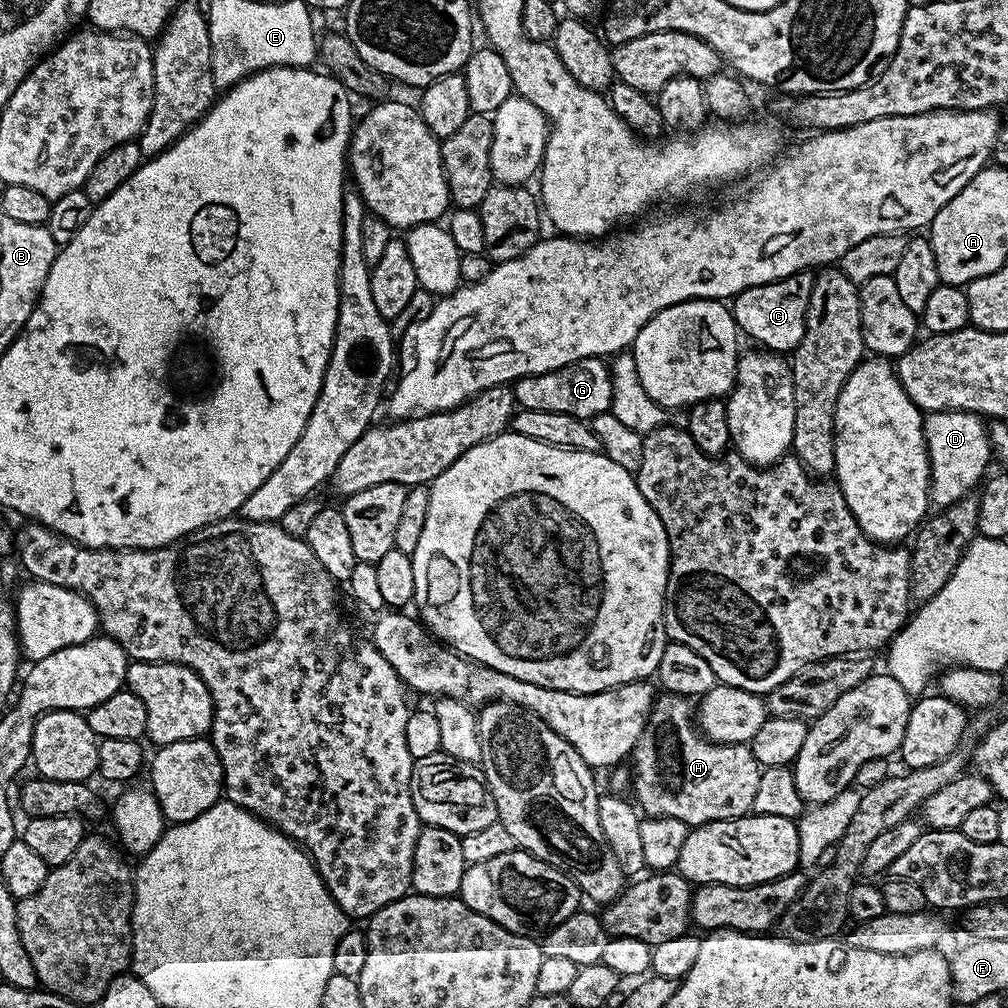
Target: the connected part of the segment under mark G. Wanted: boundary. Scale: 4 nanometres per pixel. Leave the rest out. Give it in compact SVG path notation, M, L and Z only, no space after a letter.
M591 356L577 364L568 364L553 372L543 372L537 376L523 376L515 381L517 405L523 411L537 412L550 410L558 414L574 414L581 418L591 418L609 411L612 406L612 374L609 365L601 357Z

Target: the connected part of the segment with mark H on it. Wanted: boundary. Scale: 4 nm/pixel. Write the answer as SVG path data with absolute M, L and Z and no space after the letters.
M671 694L655 697L648 725L642 730L630 757L631 763L636 763L630 784L633 789L636 787L635 803L639 811L645 817L678 818L689 826L749 815L762 771L751 747L709 742L698 734L693 716L689 697Z

